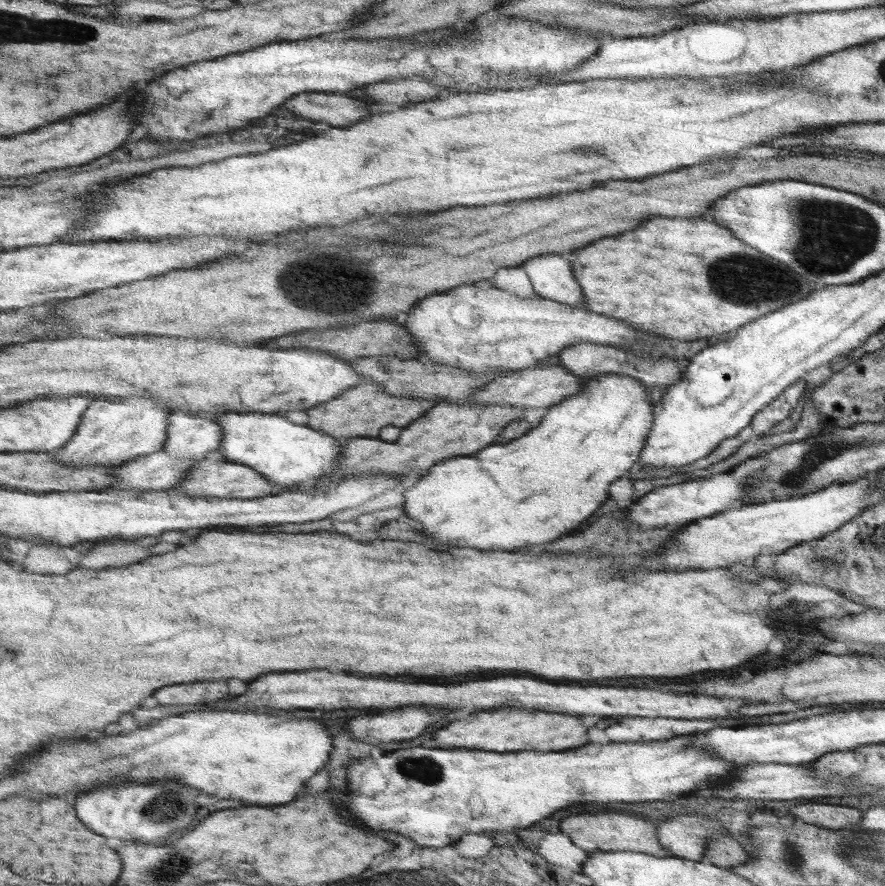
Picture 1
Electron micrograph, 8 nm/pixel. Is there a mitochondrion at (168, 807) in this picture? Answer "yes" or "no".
yes

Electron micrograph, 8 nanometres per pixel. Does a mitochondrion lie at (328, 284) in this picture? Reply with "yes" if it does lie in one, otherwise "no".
yes

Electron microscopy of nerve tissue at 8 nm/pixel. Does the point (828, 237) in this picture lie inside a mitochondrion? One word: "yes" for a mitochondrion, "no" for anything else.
yes

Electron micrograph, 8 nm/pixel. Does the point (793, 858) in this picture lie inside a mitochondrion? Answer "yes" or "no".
yes

